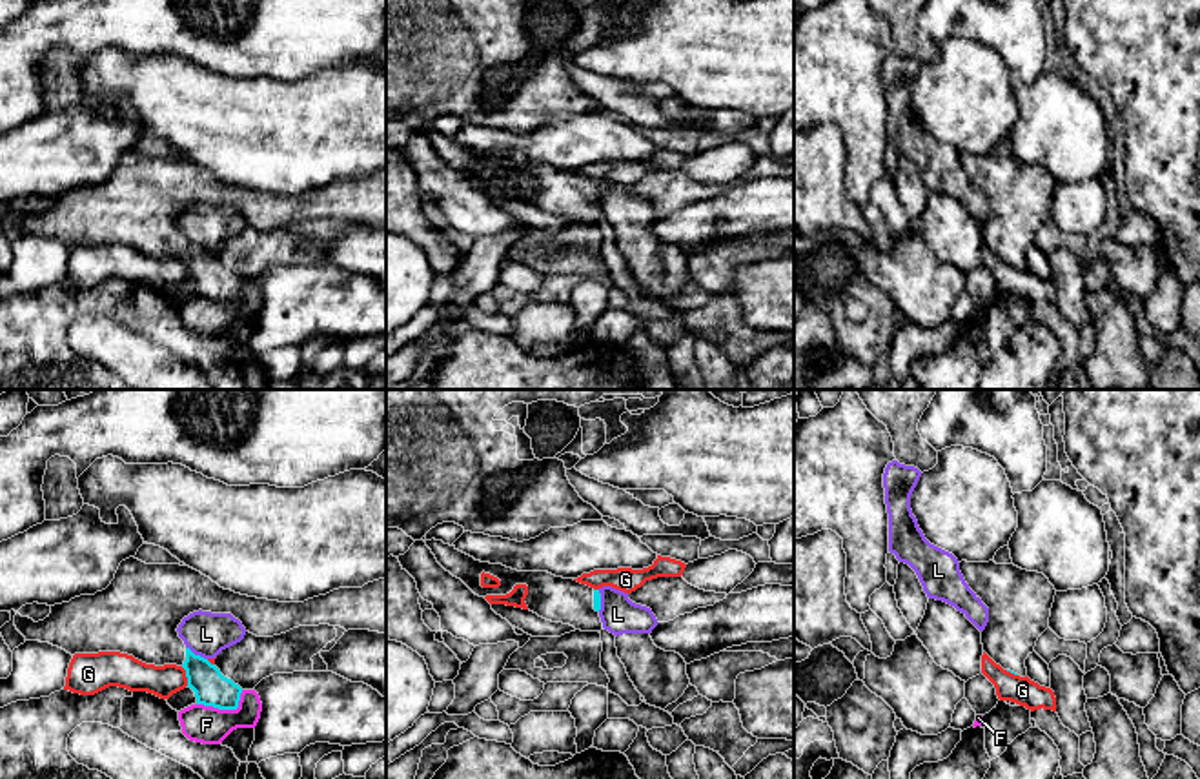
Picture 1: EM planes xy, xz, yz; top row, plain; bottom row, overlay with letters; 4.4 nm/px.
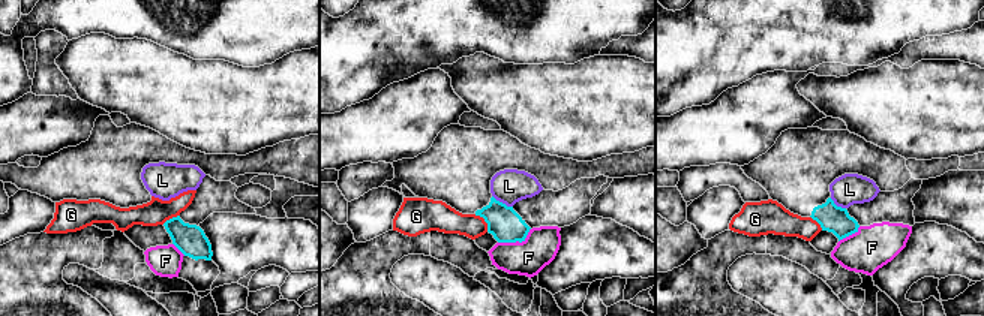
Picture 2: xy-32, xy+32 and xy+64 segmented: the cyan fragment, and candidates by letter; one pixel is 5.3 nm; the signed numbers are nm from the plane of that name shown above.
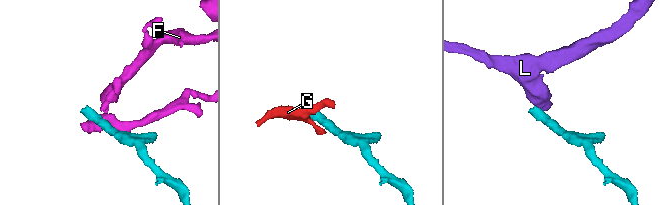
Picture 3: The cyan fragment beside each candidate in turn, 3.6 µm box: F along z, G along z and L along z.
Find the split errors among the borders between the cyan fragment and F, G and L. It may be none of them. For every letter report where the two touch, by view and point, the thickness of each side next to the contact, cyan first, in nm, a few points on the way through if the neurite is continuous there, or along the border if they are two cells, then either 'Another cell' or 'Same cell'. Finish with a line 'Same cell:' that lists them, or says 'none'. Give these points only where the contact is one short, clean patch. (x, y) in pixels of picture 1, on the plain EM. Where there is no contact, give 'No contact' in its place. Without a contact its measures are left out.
F: Touches cyan at xy (224, 301). Thickness 160 nm (cyan) against 170 nm. Boundary: xy (243, 283), (235, 301), (213, 301), (197, 295). Another cell
G: Touches cyan at xy (186, 268). Thickness 160 nm (cyan) against 140 nm. Boundary: xy (181, 259), (188, 277). Another cell
L: Touches cyan at xy (197, 248). Thickness 160 nm (cyan) against 200 nm. Boundary: xy (186, 239), (206, 252). Another cell
Same cell: none

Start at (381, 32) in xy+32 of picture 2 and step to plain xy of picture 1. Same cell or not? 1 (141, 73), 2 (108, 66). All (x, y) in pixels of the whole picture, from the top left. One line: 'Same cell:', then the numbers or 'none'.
Same cell: none

